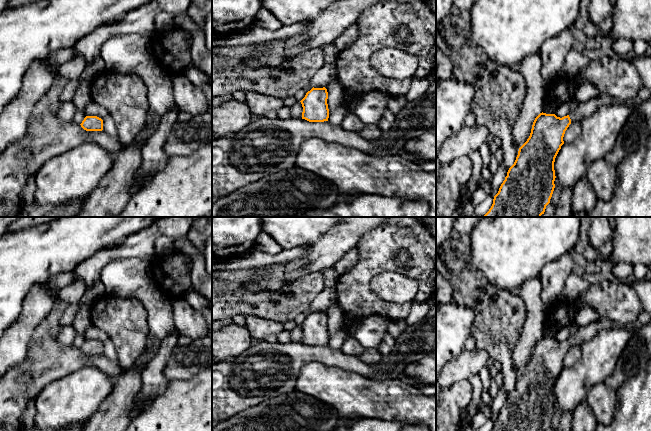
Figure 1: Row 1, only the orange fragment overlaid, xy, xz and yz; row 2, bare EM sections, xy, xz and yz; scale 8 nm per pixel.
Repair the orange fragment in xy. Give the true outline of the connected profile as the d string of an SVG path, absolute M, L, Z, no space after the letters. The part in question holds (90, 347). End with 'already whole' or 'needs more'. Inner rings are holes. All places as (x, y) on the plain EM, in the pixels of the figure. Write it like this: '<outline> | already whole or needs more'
M86 340L80 349L86 355L103 354L103 344L97 340Z | already whole

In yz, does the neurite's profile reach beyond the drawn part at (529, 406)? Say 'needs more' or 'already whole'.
needs more

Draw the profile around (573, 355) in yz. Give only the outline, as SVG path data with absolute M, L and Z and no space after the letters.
M573 346L569 349L567 354L565 355L563 365L566 368L570 368L574 366L581 358L581 347Z

